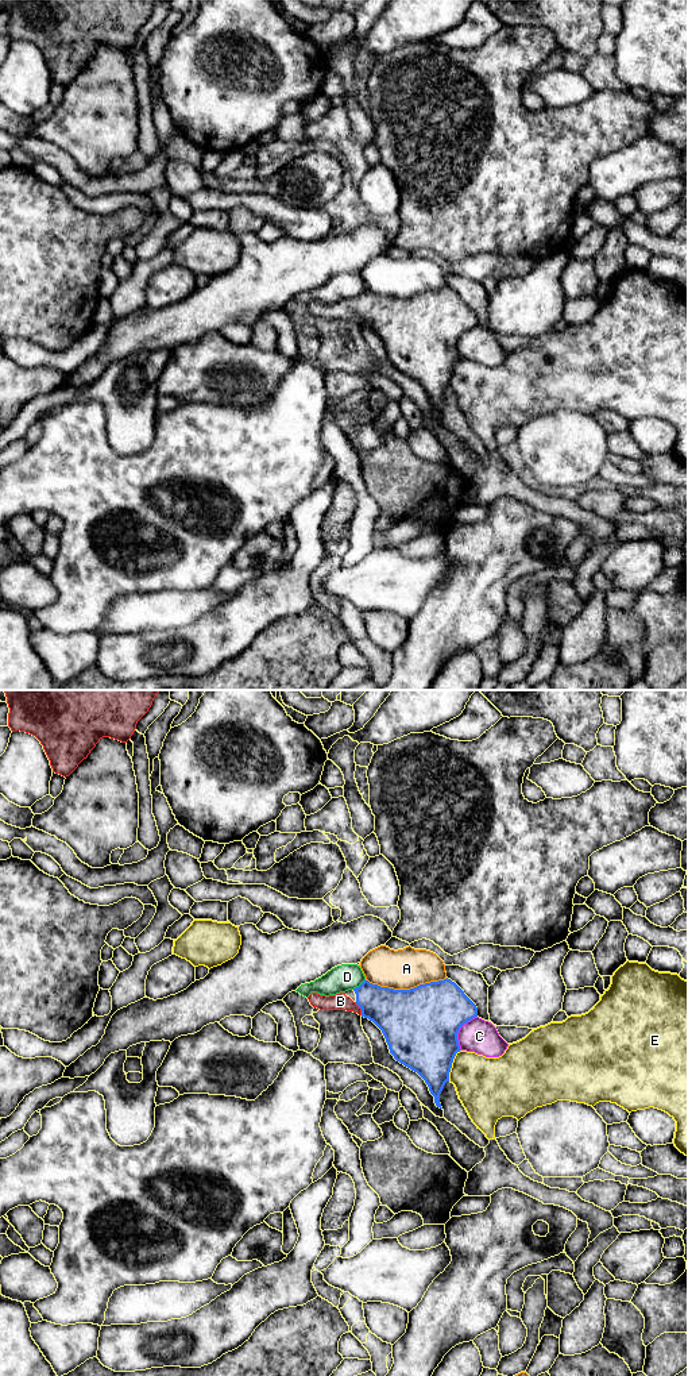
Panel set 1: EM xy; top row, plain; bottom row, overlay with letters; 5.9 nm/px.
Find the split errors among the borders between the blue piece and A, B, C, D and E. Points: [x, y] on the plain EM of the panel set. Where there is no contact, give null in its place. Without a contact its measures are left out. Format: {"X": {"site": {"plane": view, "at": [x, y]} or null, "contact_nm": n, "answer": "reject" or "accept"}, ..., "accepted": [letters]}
{"A": {"site": {"plane": "xy", "at": [406, 299]}, "contact_nm": 480, "answer": "reject"}, "B": {"site": {"plane": "xy", "at": [360, 316]}, "contact_nm": 90, "answer": "accept"}, "C": {"site": {"plane": "xy", "at": [459, 338]}, "contact_nm": 220, "answer": "reject"}, "D": {"site": {"plane": "xy", "at": [359, 295]}, "contact_nm": 100, "answer": "reject"}, "E": {"site": {"plane": "xy", "at": [451, 374]}, "contact_nm": 200, "answer": "reject"}, "accepted": ["B"]}

